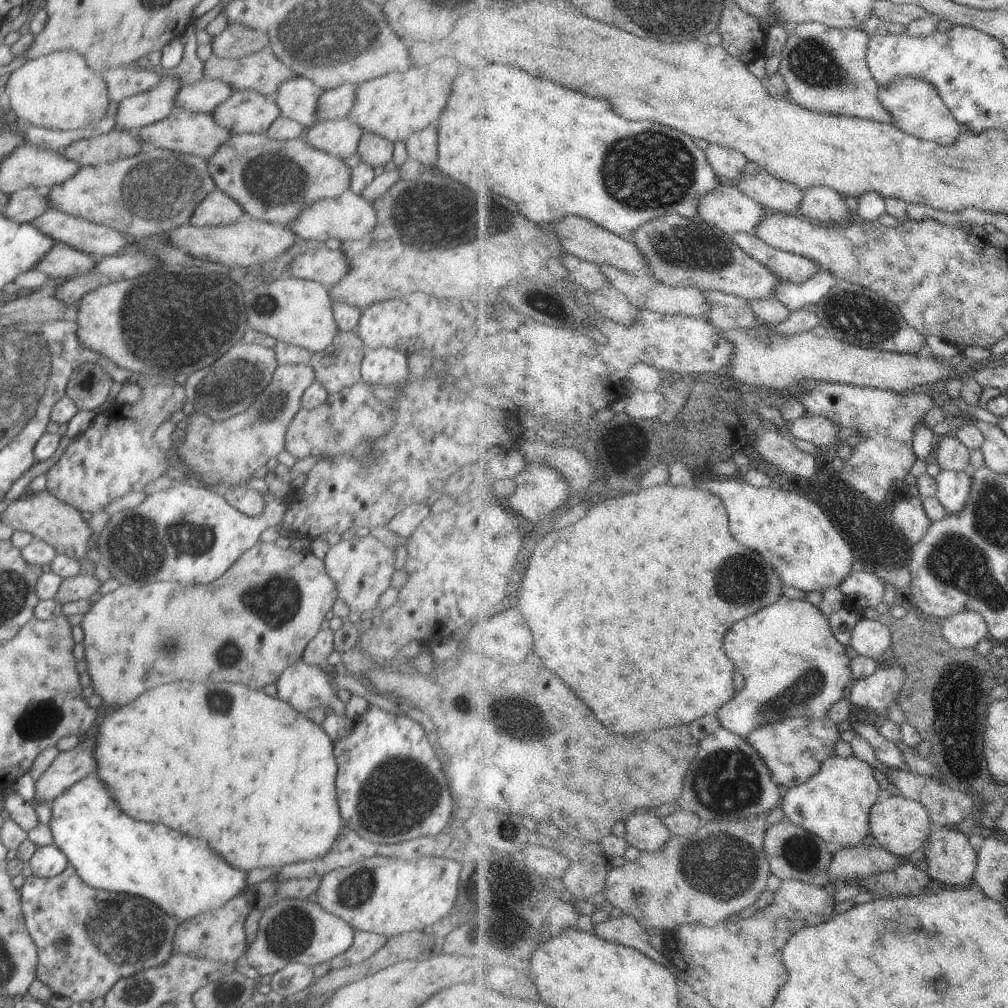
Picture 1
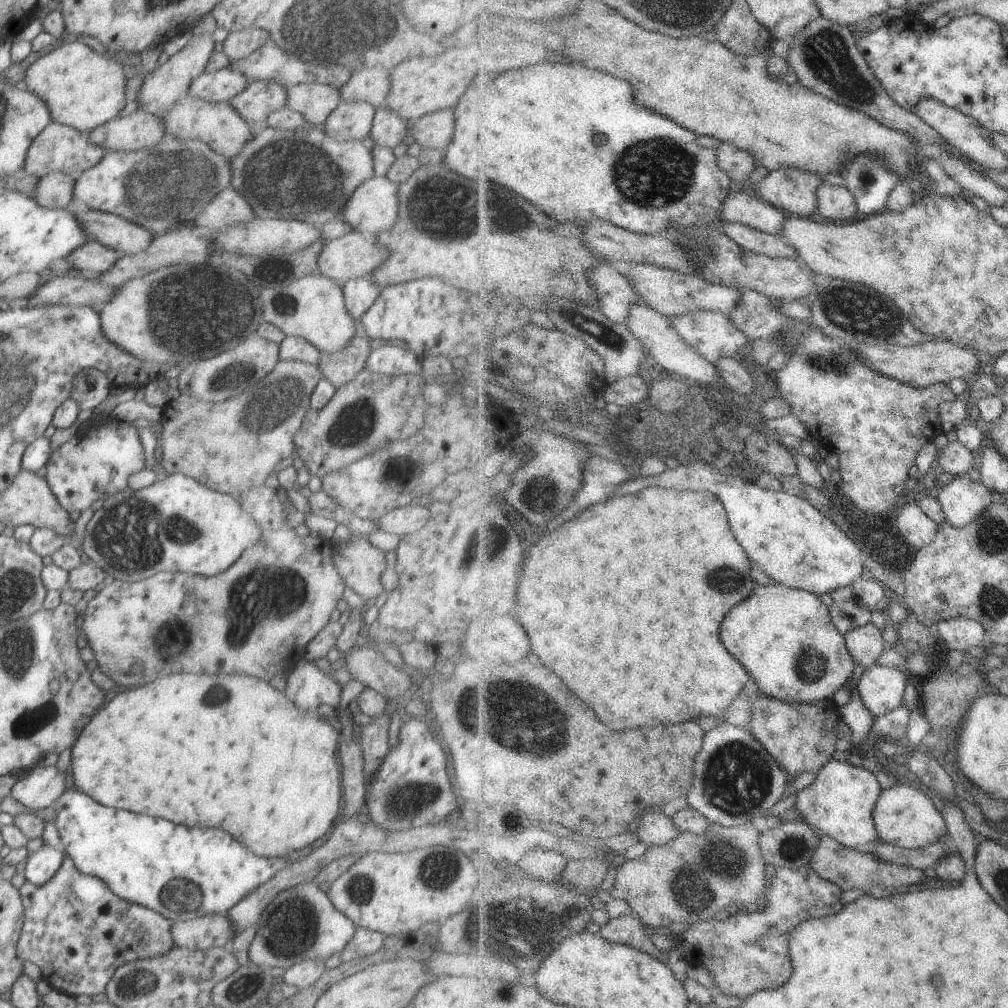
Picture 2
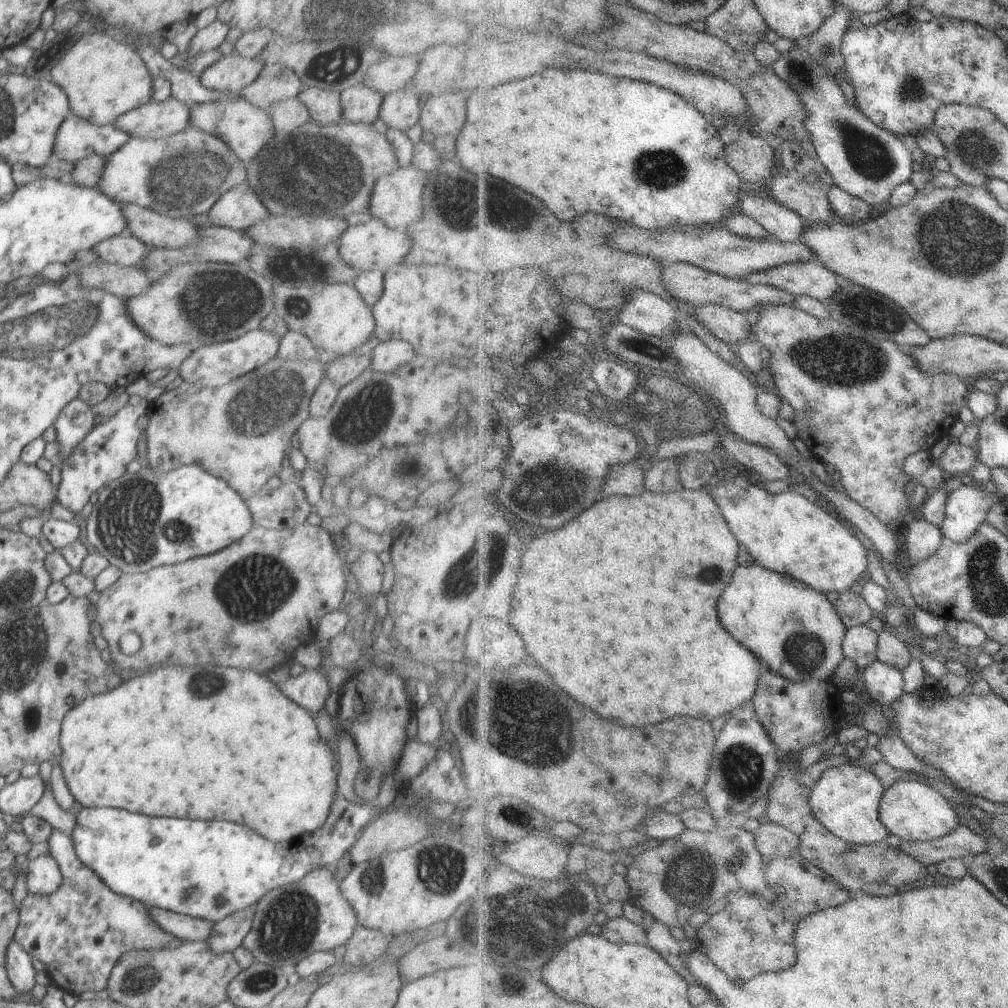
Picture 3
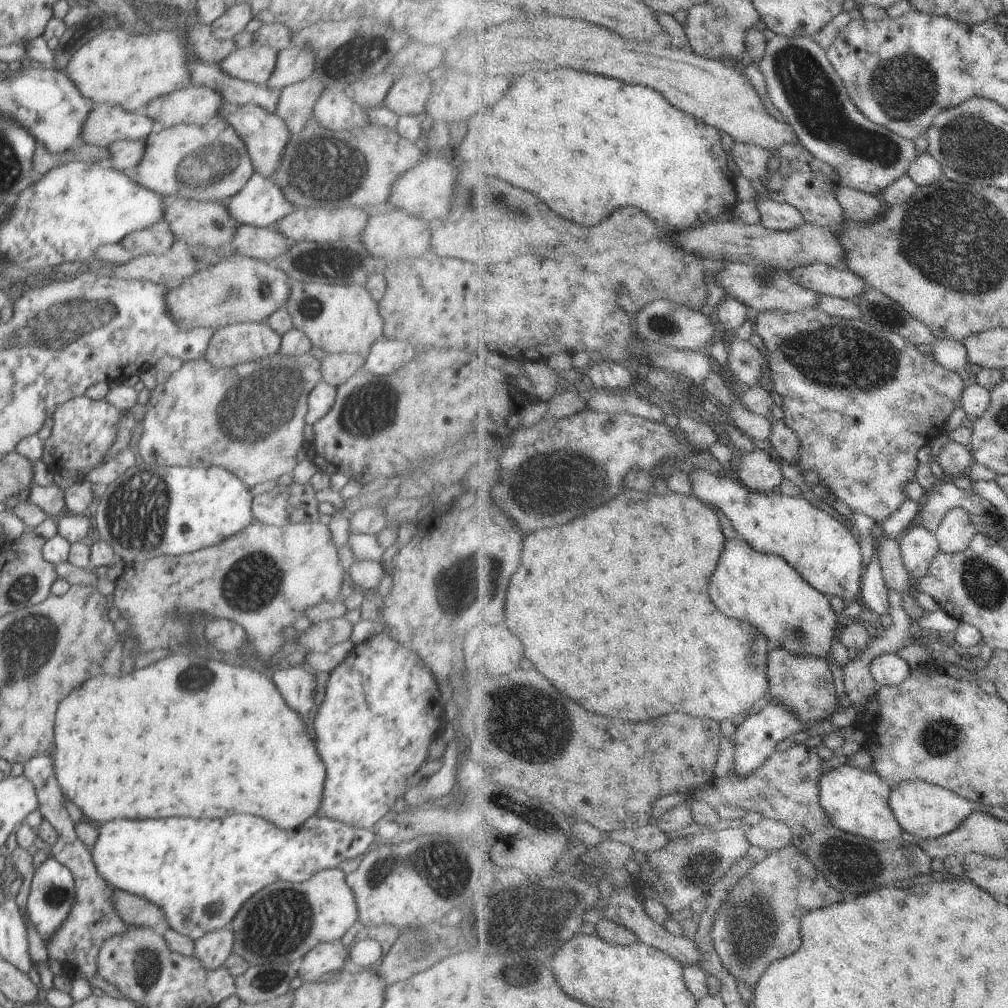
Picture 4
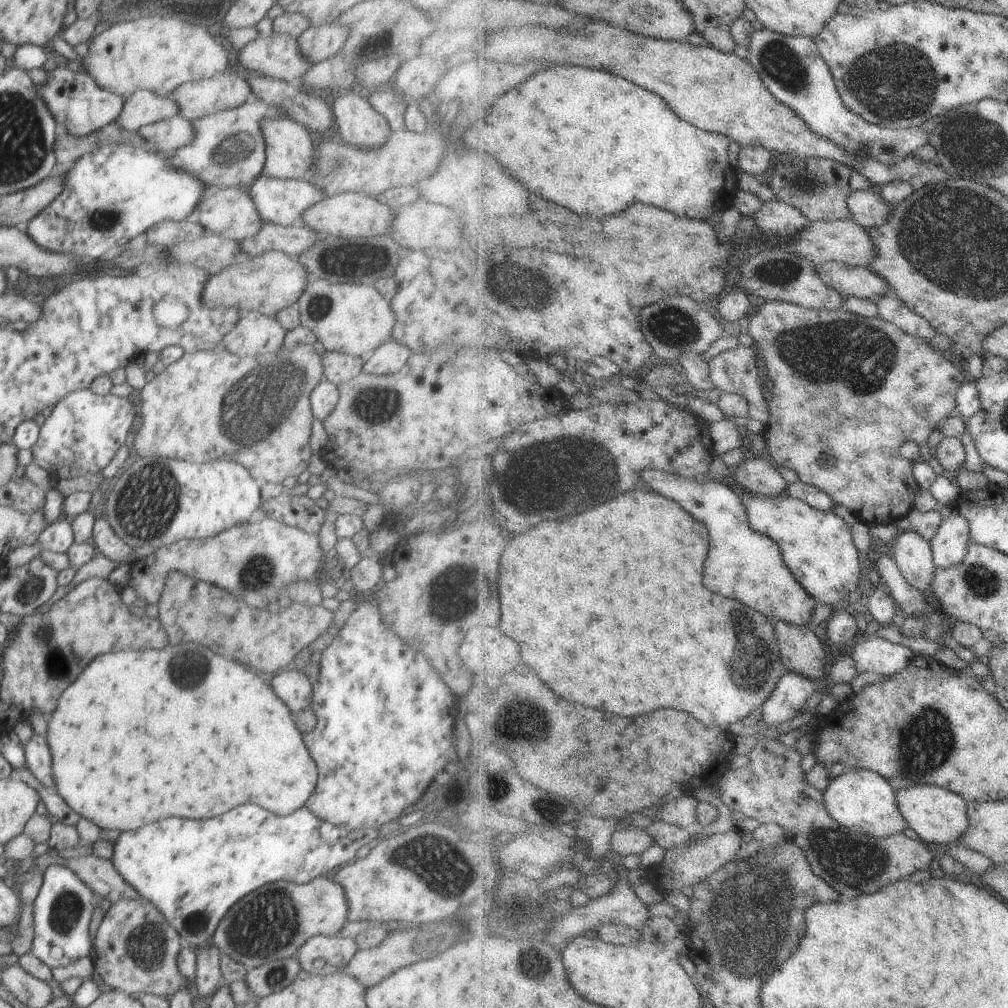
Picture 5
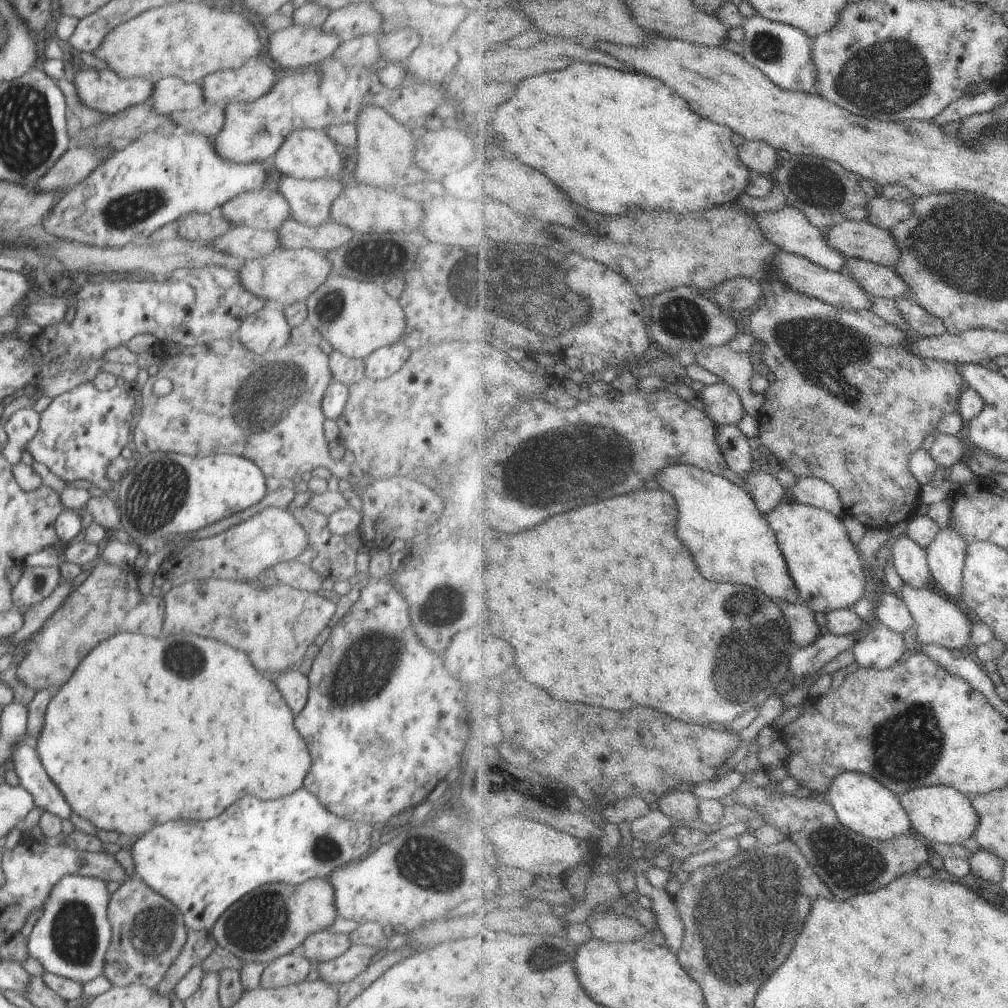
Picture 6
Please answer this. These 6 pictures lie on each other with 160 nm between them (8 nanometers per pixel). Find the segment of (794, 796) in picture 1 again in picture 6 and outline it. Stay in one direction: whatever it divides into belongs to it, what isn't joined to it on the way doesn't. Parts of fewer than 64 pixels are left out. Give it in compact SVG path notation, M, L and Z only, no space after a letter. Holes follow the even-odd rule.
M850 771L839 776L832 785L827 800L834 805L840 820L848 828L871 839L889 841L908 833L914 827L911 814L900 796L873 776L861 772Z

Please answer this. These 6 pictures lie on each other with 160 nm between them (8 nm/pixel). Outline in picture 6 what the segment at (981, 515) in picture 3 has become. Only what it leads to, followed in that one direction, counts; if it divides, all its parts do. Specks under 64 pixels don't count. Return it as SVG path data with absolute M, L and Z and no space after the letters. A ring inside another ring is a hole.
M950 524L934 535L927 546L927 565L934 580L950 596L962 596L963 568L968 542Z

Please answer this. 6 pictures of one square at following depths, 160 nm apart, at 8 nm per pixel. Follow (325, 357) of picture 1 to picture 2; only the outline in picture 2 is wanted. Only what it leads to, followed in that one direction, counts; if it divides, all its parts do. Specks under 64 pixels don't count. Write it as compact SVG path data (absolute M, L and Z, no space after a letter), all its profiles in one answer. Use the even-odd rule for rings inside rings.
M362 326L356 328L356 336L352 342L346 346L344 352L340 352L338 357L331 357L327 366L321 369L321 374L330 381L337 389L340 386L354 379L365 367L368 354L362 350L368 350L368 338L364 336Z

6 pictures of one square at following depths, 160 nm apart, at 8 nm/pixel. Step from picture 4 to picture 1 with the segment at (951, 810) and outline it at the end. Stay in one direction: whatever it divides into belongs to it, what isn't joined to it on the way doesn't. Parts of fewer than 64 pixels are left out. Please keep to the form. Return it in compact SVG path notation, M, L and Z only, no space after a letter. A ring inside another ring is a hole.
M904 794L890 795L889 799L876 803L871 812L871 834L881 847L898 857L907 858L923 848L932 827L931 818L924 805L920 801L909 799Z

